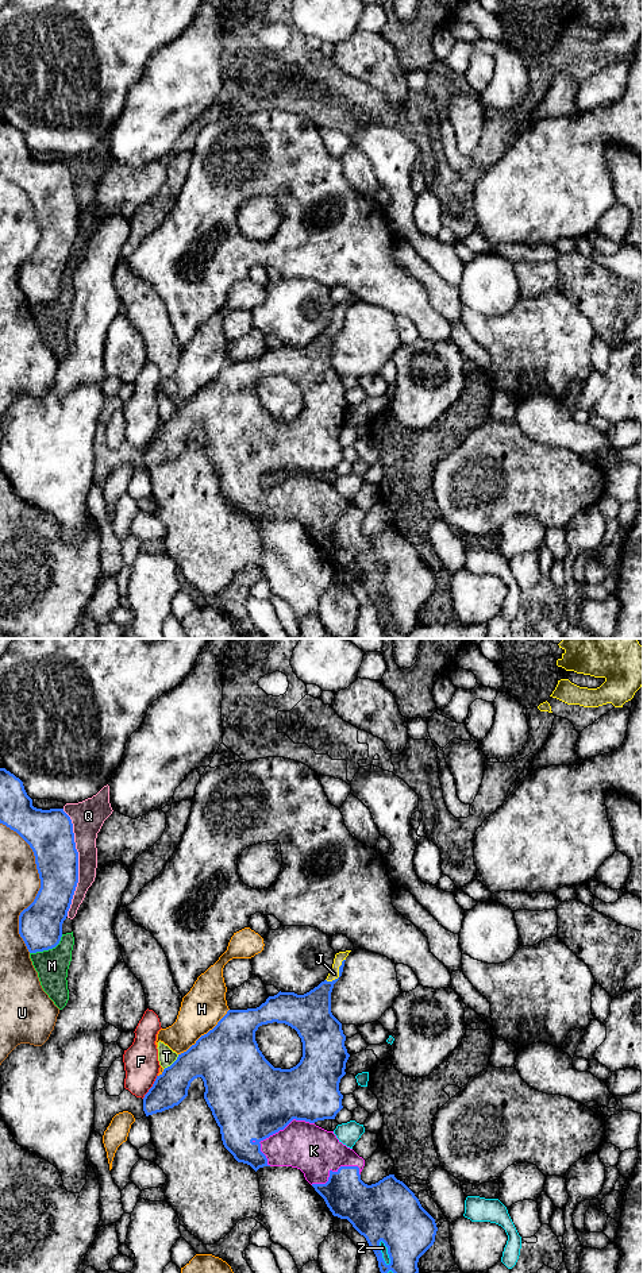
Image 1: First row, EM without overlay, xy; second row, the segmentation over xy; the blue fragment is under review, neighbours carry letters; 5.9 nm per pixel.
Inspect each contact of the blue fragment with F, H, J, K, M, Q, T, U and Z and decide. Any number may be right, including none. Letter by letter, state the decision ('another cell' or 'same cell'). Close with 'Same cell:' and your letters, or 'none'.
F: another cell
H: another cell
J: same cell
K: same cell
M: another cell
Q: another cell
T: another cell
U: another cell
Z: another cell
Same cell: J, K

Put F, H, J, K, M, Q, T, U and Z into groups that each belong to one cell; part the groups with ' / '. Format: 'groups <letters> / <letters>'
groups F / H / J K / M Q / T / U / Z

